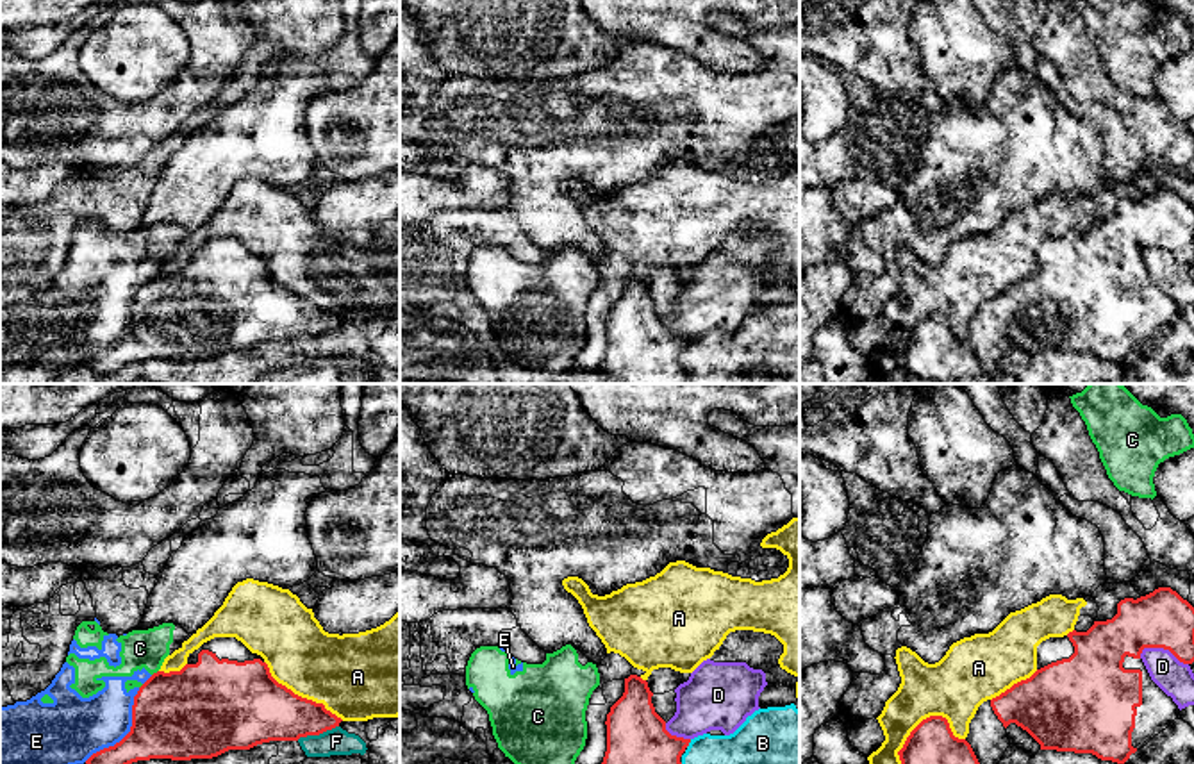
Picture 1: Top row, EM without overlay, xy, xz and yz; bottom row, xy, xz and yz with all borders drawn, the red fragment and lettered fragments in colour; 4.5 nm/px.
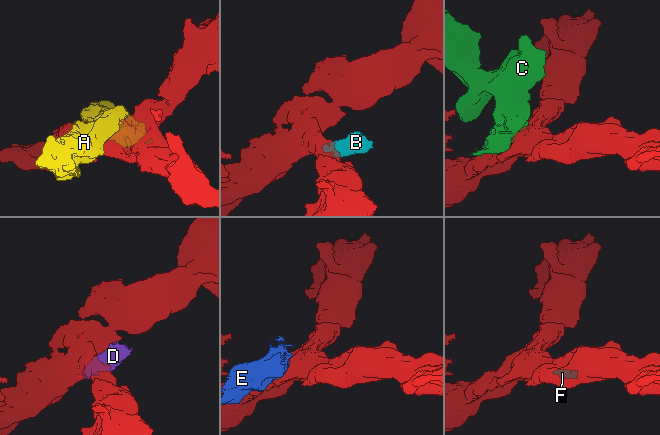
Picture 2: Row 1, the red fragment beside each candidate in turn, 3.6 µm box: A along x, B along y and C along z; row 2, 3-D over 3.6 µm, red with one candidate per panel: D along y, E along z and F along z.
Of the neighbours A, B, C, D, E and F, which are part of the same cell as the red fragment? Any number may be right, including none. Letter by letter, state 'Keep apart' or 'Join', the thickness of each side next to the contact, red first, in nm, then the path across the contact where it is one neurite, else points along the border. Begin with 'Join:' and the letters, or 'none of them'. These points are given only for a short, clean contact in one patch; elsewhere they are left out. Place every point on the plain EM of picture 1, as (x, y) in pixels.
Join: none of them
A: Keep apart. Thickness 240 nm (red) against 280 nm
B: Keep apart. Thickness 300 nm (red) against 190 nm. Boundary: xz (691, 340), (686, 347)
C: Keep apart. Thickness 400 nm (red) against 180 nm
D: Keep apart. Thickness 260 nm (red) against 160 nm
E: Keep apart. Thickness 400 nm (red) against 280 nm
F: Keep apart. Thickness 280 nm (red) against 120 nm. Boundary: xy (338, 325), (297, 340)

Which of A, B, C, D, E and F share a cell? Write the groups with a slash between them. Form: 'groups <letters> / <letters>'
groups A / B / C E / D / F

